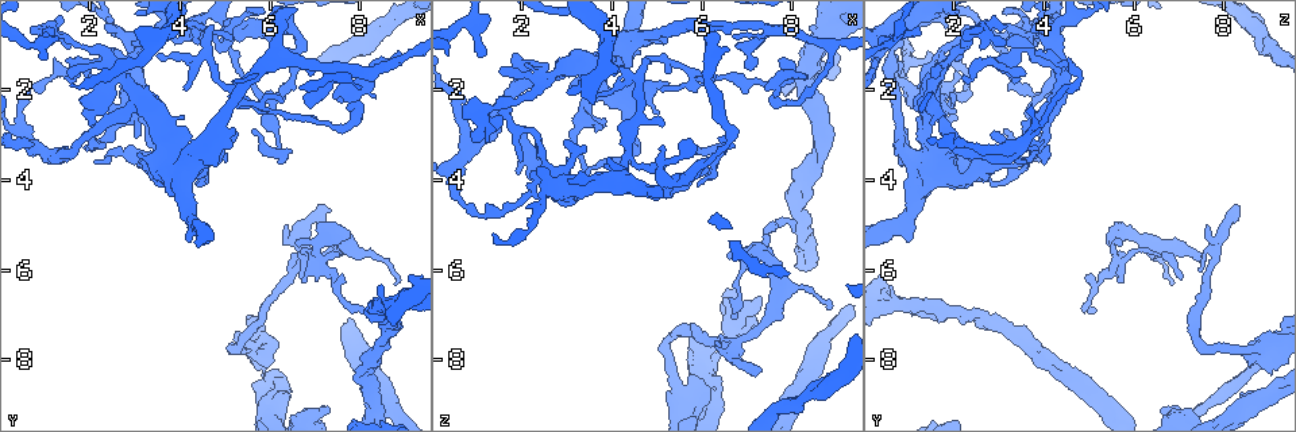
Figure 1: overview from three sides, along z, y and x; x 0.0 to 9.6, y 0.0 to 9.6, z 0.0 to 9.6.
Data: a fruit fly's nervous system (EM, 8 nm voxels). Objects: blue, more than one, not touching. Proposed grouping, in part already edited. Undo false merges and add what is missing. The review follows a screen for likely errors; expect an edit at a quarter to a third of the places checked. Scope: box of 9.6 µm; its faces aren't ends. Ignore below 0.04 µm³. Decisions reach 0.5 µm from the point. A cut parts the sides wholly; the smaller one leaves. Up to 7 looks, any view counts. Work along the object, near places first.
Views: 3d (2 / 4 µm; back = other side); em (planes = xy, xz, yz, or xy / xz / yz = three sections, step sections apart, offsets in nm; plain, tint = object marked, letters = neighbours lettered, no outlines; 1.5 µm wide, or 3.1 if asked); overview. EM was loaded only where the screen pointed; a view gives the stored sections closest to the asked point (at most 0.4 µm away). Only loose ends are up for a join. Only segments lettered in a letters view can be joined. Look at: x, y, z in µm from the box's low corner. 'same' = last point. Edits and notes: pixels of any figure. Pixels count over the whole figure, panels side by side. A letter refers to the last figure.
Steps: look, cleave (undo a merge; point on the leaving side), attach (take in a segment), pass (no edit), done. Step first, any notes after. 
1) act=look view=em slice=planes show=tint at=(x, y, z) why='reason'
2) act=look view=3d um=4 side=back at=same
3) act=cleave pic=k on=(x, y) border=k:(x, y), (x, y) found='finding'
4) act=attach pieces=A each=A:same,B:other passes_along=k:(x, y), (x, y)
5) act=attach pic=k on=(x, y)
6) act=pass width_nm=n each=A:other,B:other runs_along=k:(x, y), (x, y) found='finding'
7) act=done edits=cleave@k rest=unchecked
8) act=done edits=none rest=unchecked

act=look view=em slice=xz step=8 show=letters at=(8.05, 6.90, 5.15) why='free end'

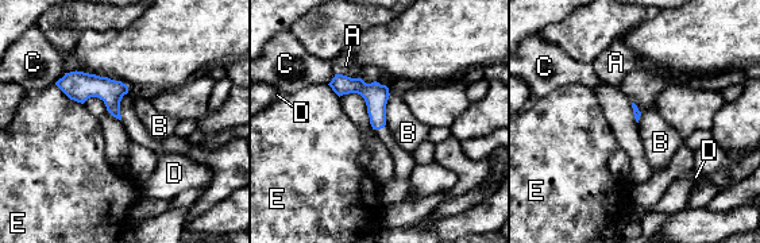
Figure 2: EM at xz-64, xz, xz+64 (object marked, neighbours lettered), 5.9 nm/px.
act=pass each=A:other,B:other,C:other,D:other,E:other border=2:(390, 95), (386, 103), (385, 123) found='none of them fits'

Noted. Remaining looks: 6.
act=look view=3d um=2 at=(7.25, 4.60, 8.25)

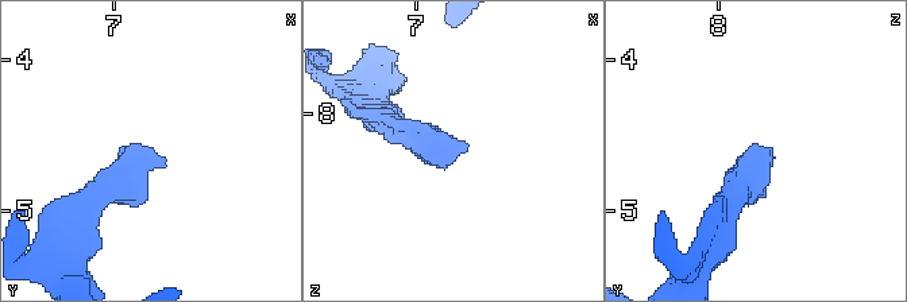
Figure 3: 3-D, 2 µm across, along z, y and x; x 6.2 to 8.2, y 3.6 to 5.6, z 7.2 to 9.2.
act=look view=em slice=yz step=4 show=letters at=(7.28, 4.60, 8.24) why='now the EM'

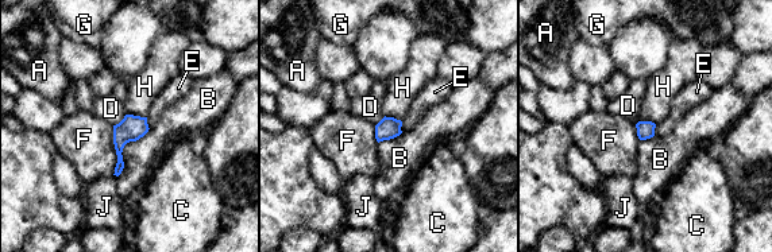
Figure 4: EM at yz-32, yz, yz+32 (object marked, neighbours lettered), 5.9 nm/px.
act=pass longest_contact=B:360nm each=A:other,B:other,C:other,D:other,E:other,F:other,G:other,H:other,J:other border=4:(127, 113), (146, 117) found='no lettered segment goes on from it'

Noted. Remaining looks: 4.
act=look view=3d um=4 at=(8.45, 8.60, 8.10) why='a fork'

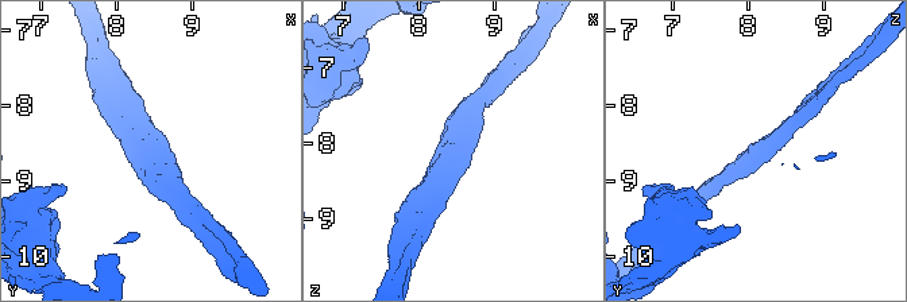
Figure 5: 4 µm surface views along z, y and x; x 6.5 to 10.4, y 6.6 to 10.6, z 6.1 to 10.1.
act=look view=em slice=yz step=8 show=tint at=(8.50, 8.55, 8.10) why='now the EM'

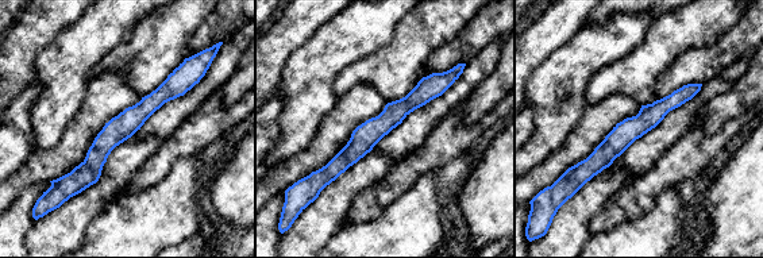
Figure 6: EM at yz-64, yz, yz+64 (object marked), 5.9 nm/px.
act=look view=em slice=planes show=letters at=same why='cut it another way'

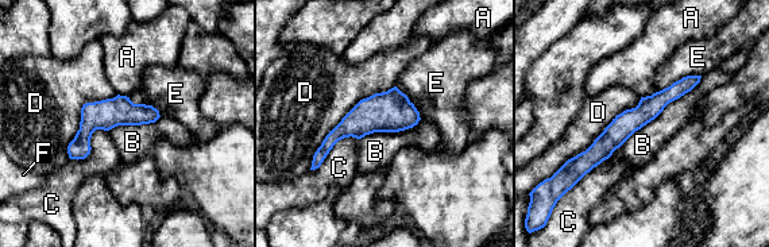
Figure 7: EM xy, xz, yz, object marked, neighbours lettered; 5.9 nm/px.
act=pass longest_contact=B:750nm each=A:other,B:other,C:other,D:other,E:other,F:other found='continuous, no second cell'

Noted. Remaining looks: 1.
act=done edits=none rest=unchecked

